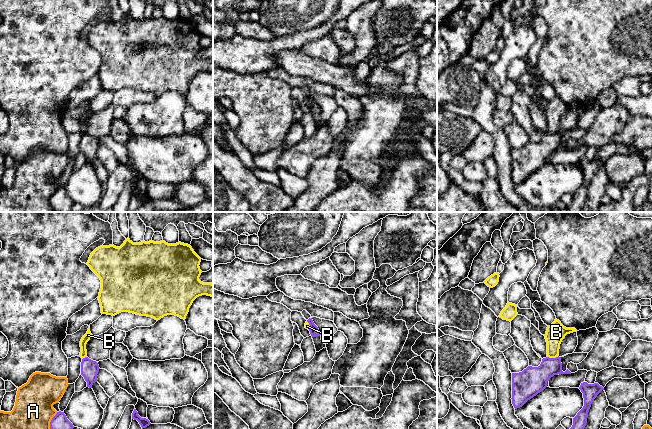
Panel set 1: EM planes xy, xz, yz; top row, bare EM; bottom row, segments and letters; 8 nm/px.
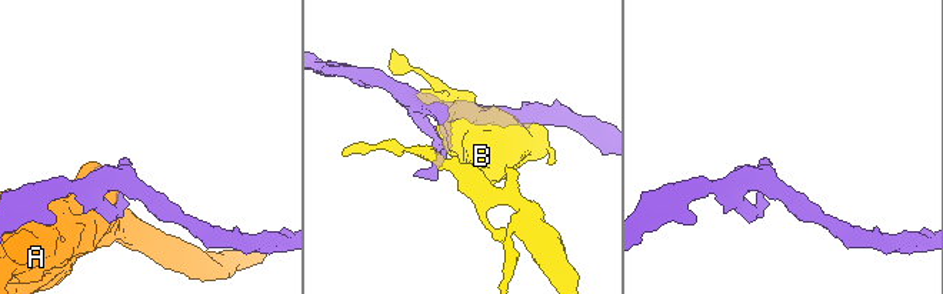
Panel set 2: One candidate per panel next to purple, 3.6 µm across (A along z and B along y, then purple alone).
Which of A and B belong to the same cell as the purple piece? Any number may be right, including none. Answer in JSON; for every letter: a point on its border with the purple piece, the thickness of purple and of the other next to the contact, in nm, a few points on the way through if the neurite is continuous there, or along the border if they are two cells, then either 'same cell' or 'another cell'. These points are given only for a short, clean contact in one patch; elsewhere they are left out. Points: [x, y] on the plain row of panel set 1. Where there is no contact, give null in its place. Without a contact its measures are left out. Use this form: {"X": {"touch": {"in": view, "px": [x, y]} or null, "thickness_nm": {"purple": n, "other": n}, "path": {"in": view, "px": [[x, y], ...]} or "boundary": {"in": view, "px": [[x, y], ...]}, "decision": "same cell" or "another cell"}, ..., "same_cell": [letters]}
{"A": {"touch": {"in": "xy", "px": [50, 200]}, "thickness_nm": {"purple": 170, "other": 420}, "decision": "another cell"}, "B": {"touch": {"in": "yz", "px": [553, 134]}, "thickness_nm": {"purple": 220, "other": 160}, "boundary": {"in": "yz", "px": [[558, 132], [548, 133]]}, "decision": "another cell"}, "same_cell": []}

